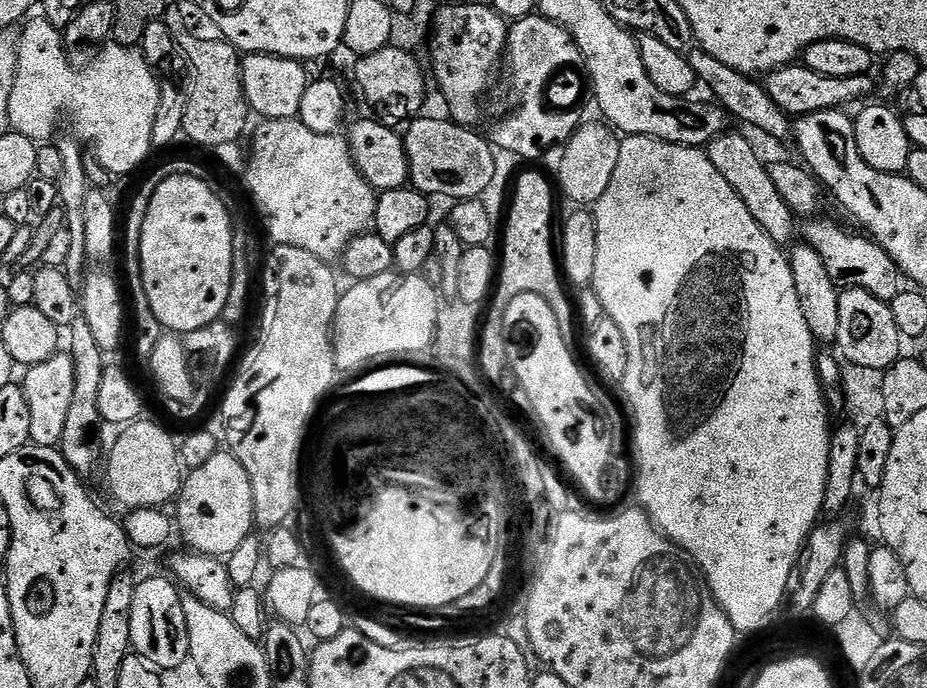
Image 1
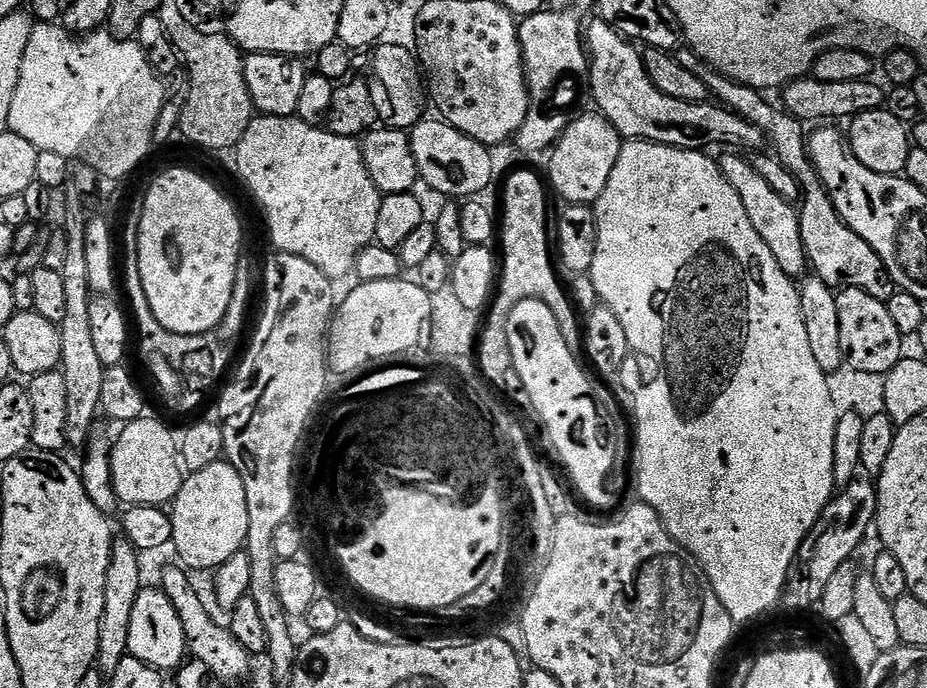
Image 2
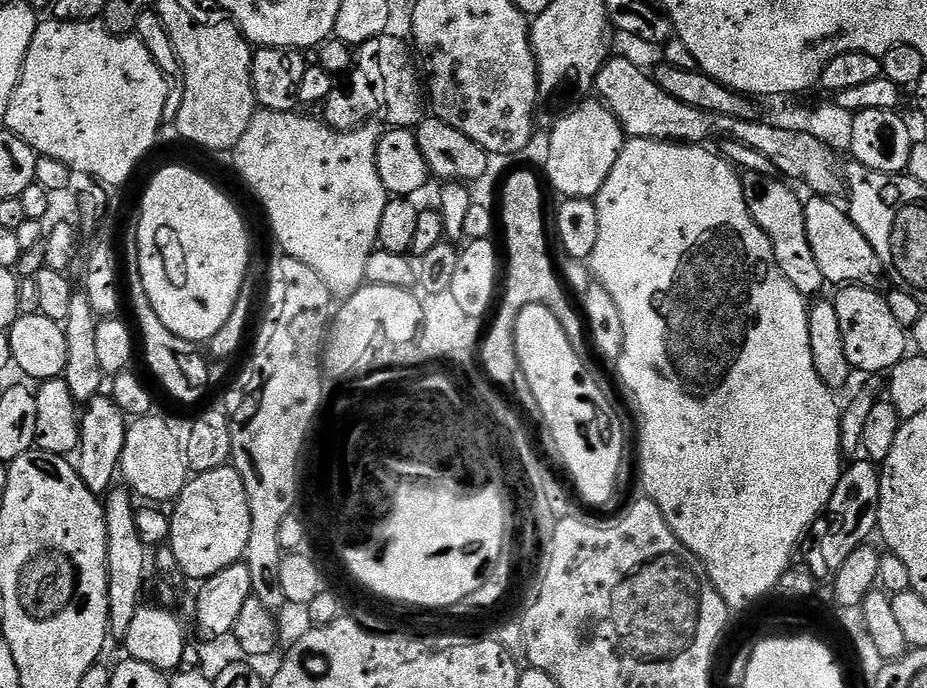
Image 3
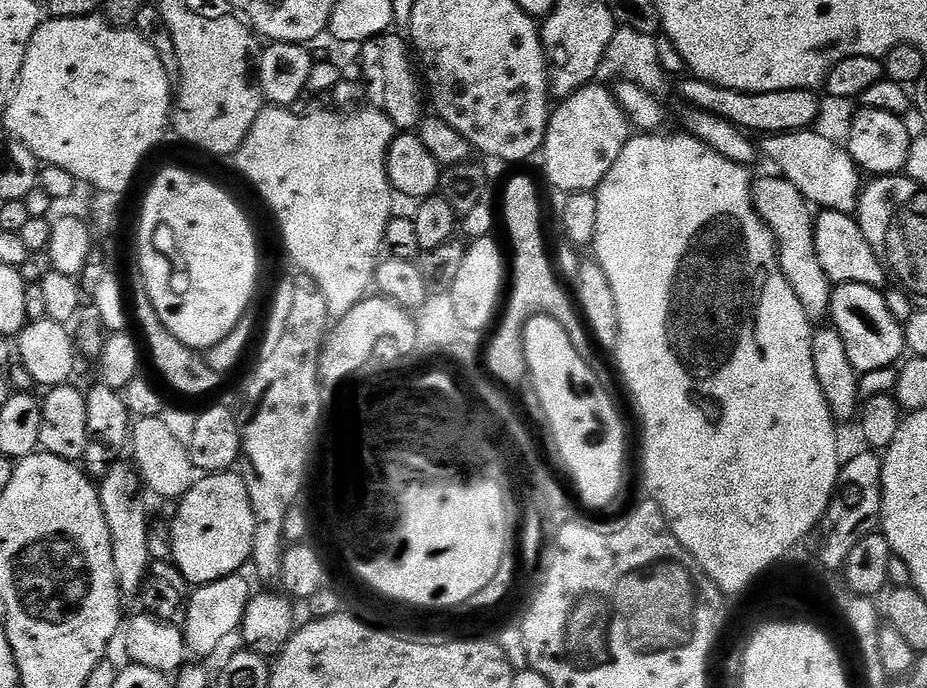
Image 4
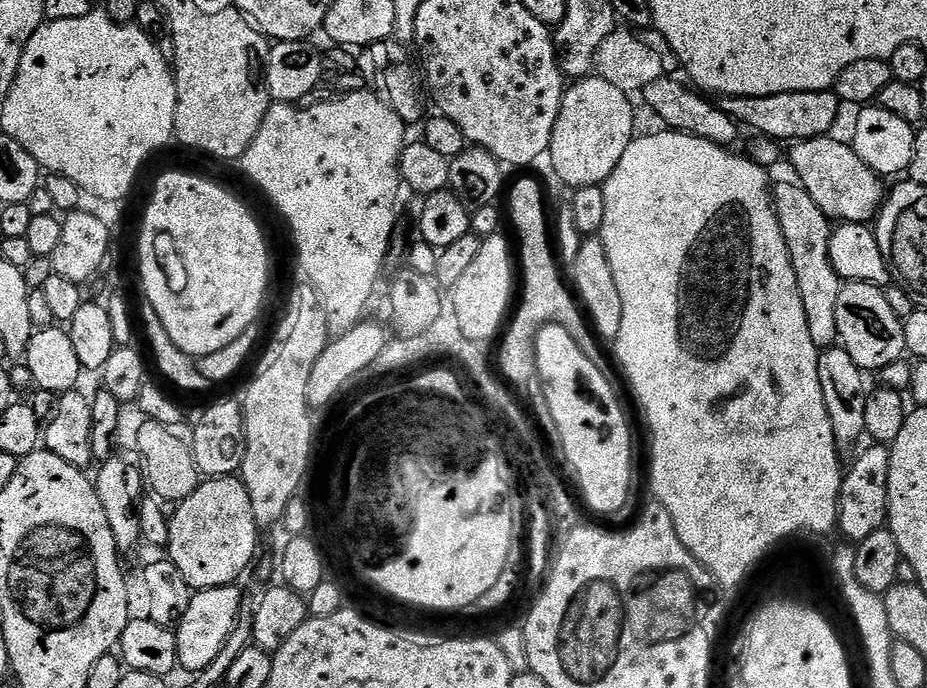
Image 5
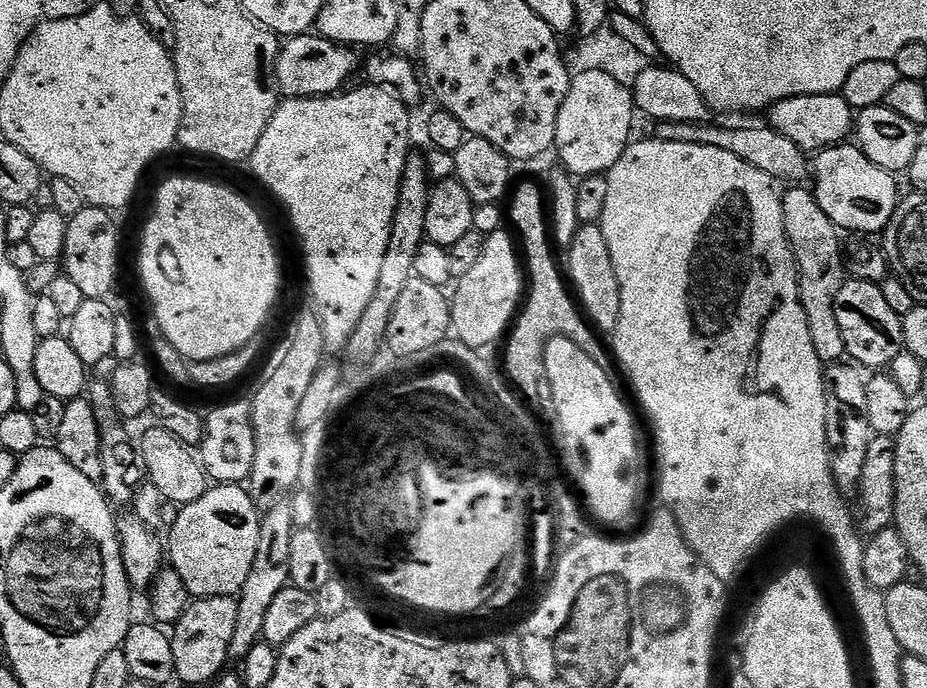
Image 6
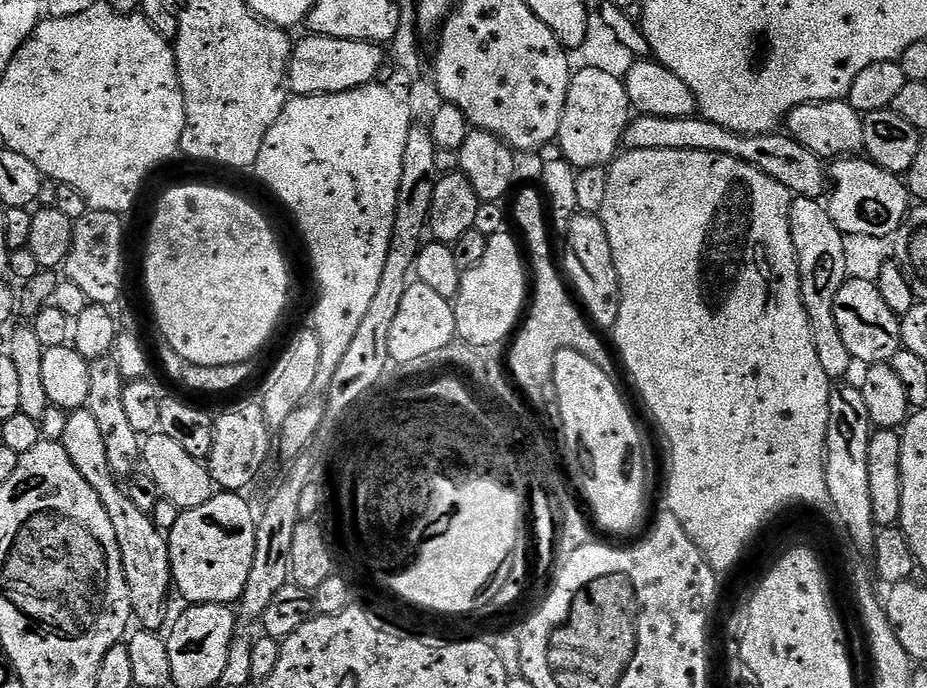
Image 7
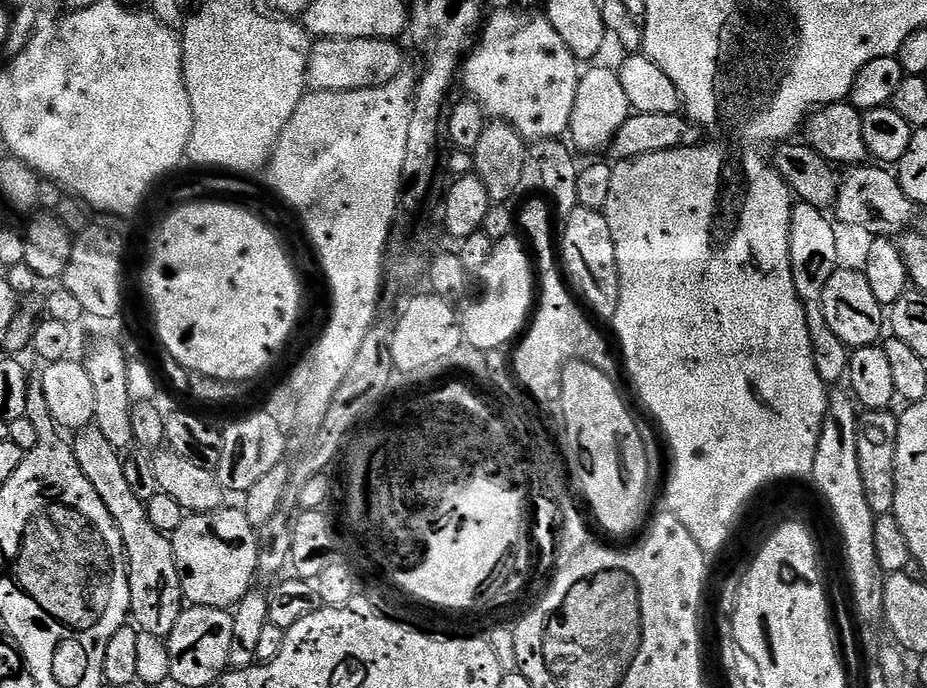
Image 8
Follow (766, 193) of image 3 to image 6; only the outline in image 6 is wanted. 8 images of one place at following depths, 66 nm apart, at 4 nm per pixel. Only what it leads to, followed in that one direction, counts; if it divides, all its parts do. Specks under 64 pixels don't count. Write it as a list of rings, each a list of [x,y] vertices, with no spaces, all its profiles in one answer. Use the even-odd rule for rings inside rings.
[[[792,186],[784,193],[784,221],[788,244],[800,274],[800,301],[806,310],[806,322],[810,326],[810,342],[814,342],[814,354],[818,354],[821,364],[839,364],[846,356],[846,342],[842,339],[842,329],[838,327],[838,317],[834,315],[834,302],[838,290],[846,282],[844,276],[844,256],[840,253],[841,229],[818,206],[816,193],[808,186]]]

